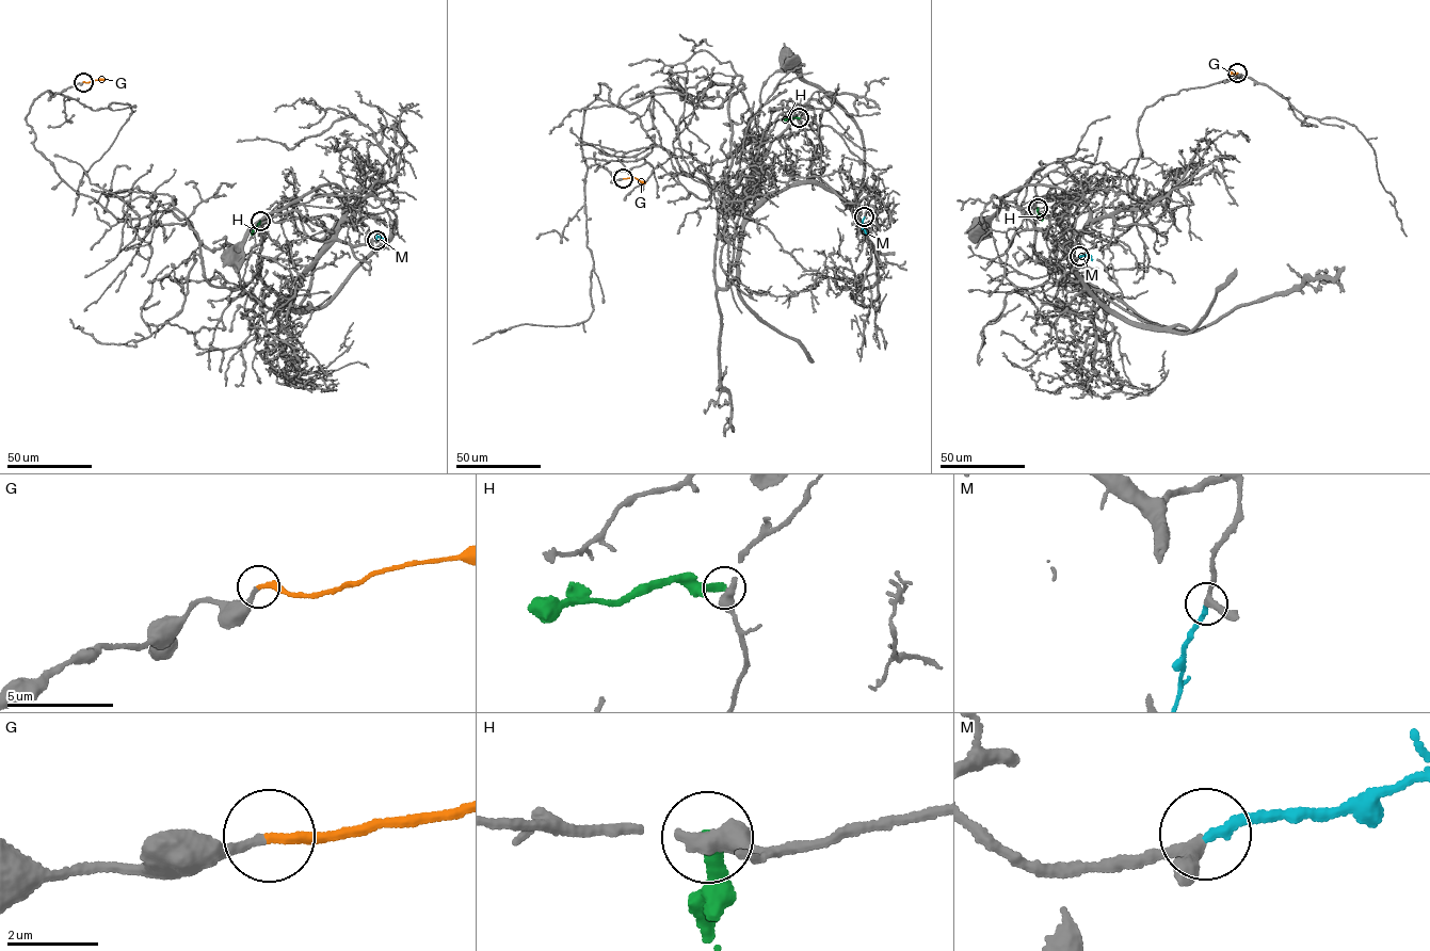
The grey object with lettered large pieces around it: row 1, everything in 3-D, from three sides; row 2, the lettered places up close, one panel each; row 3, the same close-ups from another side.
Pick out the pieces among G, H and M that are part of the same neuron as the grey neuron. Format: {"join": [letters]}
{"join": ["G", "M"]}

